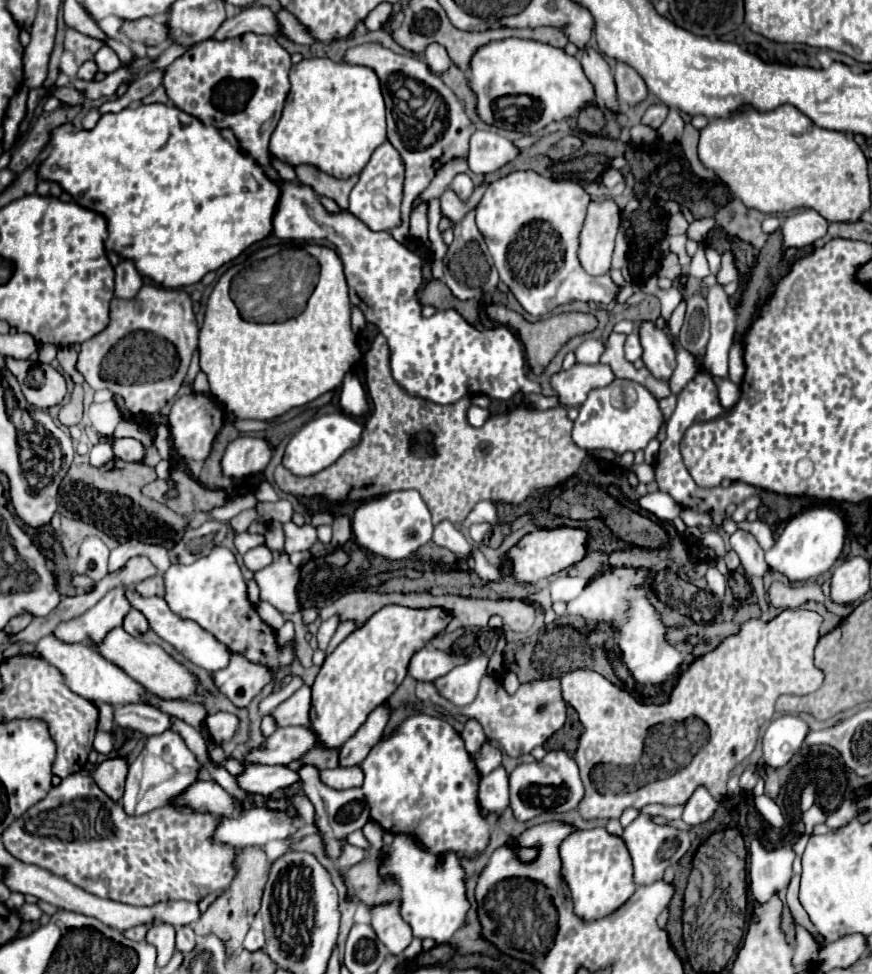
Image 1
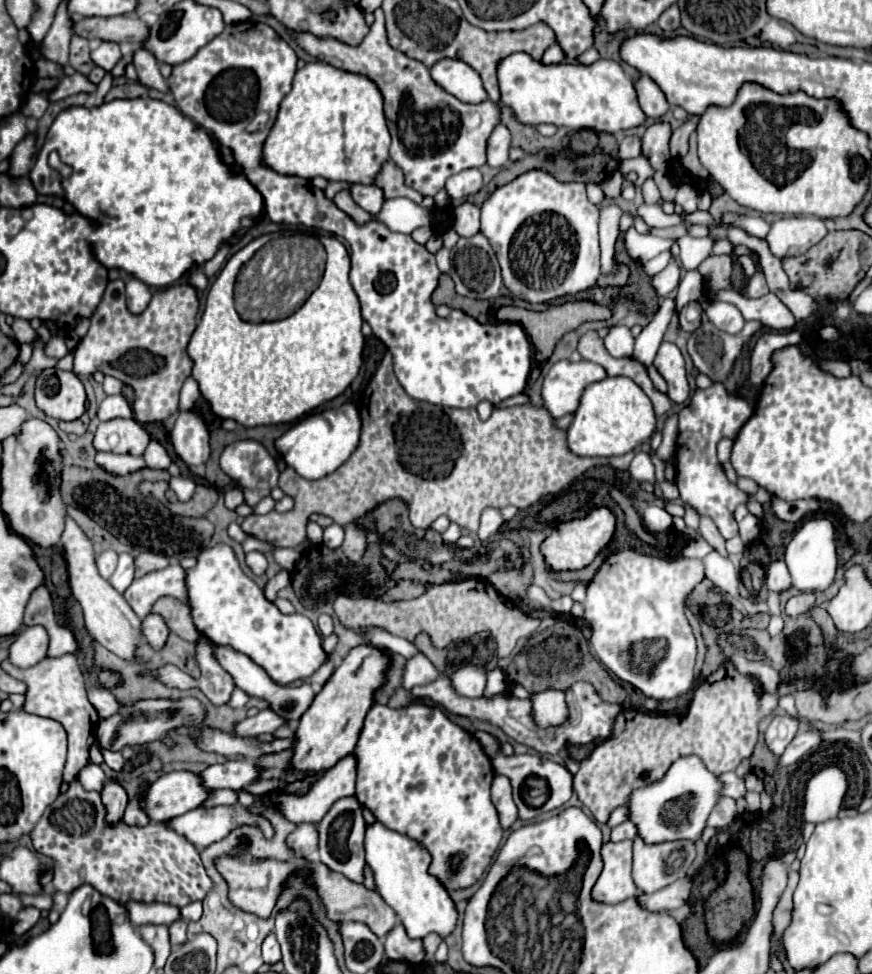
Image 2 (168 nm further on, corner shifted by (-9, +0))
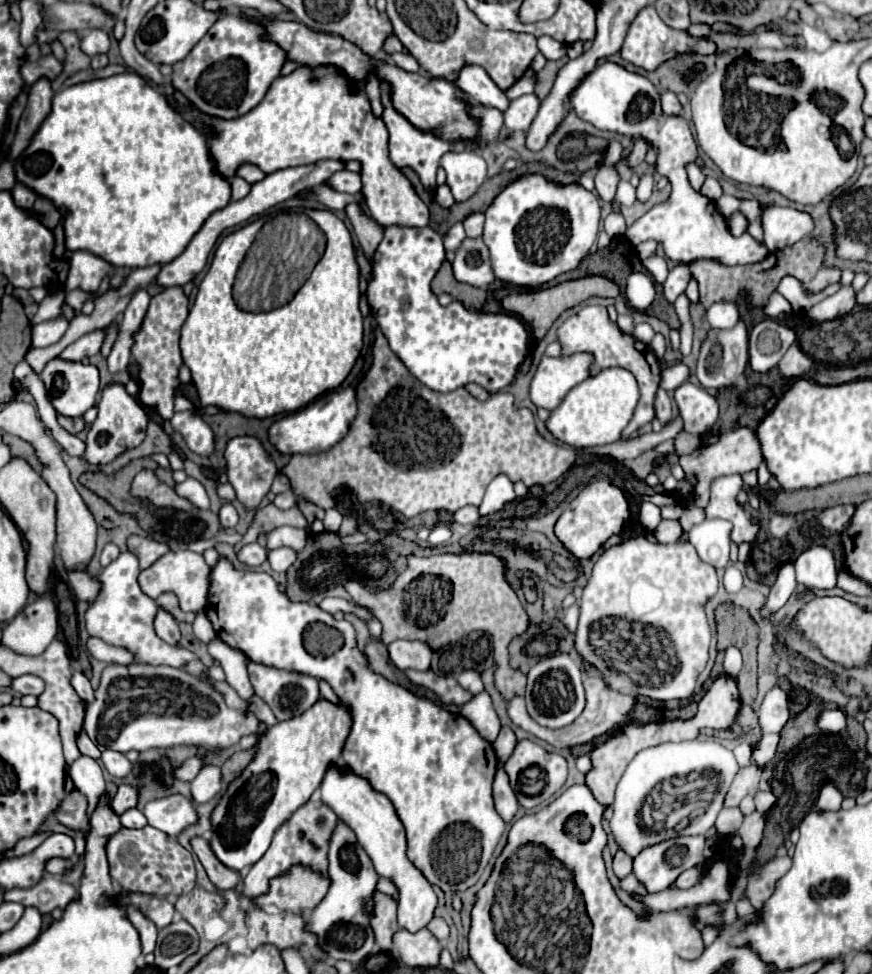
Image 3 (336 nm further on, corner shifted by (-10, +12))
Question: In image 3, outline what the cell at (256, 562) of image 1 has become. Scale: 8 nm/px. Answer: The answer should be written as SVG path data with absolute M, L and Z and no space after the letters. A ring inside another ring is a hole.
M253 542L253 544L243 546L243 548L237 552L237 558L239 558L241 564L255 568L255 566L261 566L261 564L267 560L267 550L265 550L261 544Z

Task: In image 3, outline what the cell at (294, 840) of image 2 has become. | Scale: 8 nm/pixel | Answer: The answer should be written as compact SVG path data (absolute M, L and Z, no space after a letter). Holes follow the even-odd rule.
M313 796L309 802L305 802L301 808L293 812L293 816L275 832L273 842L265 856L245 872L243 878L243 890L239 894L243 910L249 910L253 906L253 900L257 896L263 896L269 892L269 882L273 878L279 878L281 874L289 872L293 866L305 866L321 876L327 876L327 852L329 852L329 838L333 836L333 830L337 828L337 814L325 806L319 796Z

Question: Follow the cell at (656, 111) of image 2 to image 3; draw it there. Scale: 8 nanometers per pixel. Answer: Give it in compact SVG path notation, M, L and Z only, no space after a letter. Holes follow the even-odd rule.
M663 92L661 94L661 106L663 106L665 114L675 114L675 116L681 114L681 110L683 110L683 106L679 104L679 100L673 92Z

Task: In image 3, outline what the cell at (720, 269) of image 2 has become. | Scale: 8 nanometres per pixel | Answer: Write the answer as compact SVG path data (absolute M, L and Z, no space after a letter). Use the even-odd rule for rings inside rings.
M803 238L793 246L785 246L783 250L771 252L763 262L747 264L747 266L725 266L717 260L695 260L689 264L691 274L699 282L699 304L707 310L713 302L735 302L739 294L745 294L753 306L763 308L769 302L769 296L777 290L779 280L785 274L793 274L801 280L807 292L821 292L829 284L835 284L841 276L839 268L825 268L823 264L823 246L813 238Z

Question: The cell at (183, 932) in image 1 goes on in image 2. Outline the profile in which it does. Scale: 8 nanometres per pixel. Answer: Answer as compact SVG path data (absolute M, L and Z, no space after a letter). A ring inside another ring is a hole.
M186 920L174 922L170 926L170 942L172 942L172 948L182 946L186 940L188 940L188 922Z

